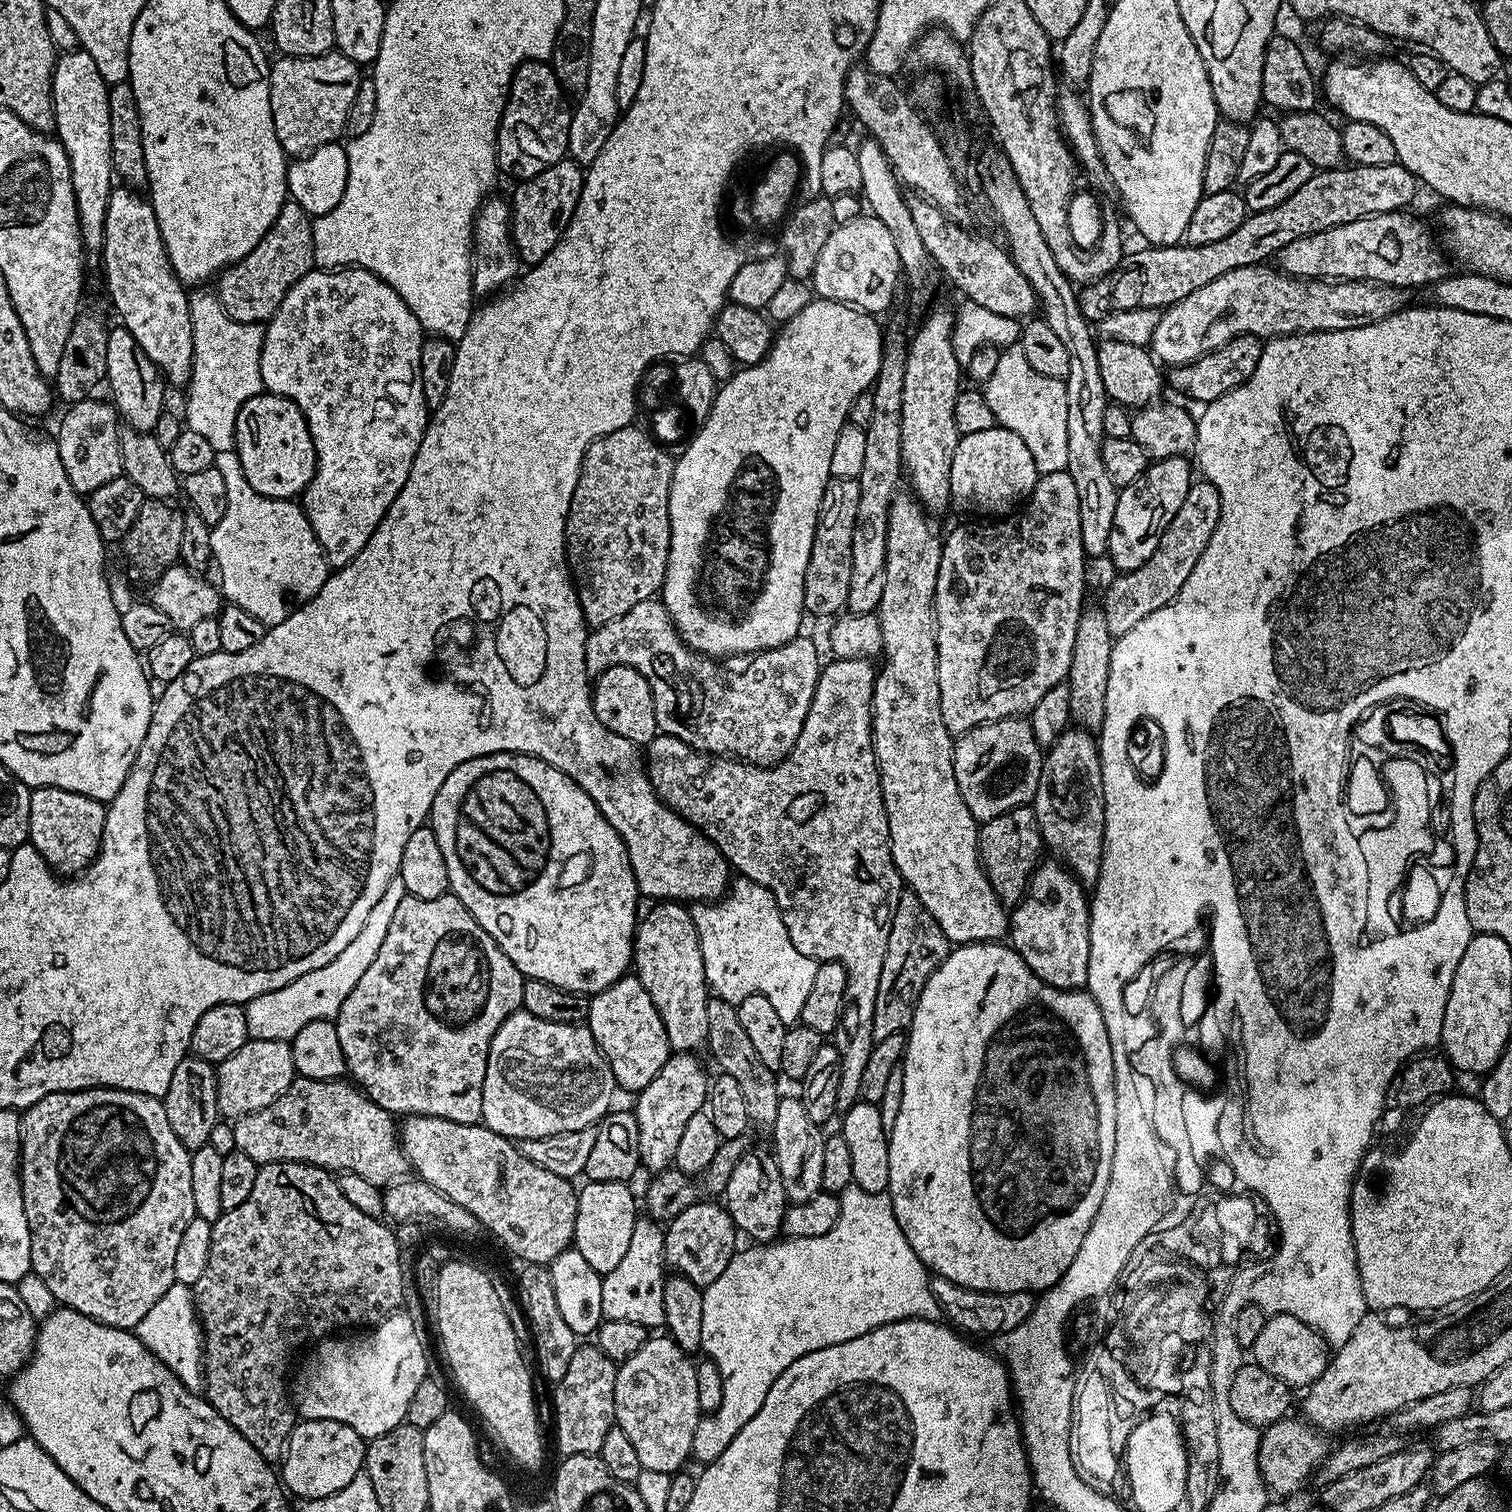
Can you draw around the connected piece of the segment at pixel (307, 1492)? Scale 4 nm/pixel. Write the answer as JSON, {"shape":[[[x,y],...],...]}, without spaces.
{"shape":[[[301,1419],[288,1436],[288,1447],[278,1468],[283,1487],[291,1495],[300,1496],[301,1501],[326,1498],[354,1482],[364,1466],[365,1447],[365,1439],[342,1422]]]}

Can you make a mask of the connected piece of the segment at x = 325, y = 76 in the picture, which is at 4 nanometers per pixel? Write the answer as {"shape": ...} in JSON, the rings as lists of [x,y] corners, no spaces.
{"shape":[[[339,50],[323,52],[320,56],[281,55],[279,59],[268,73],[274,130],[285,153],[299,158],[318,146],[333,143],[339,137],[336,135],[345,131],[344,123],[350,102],[354,102],[354,94],[358,94],[362,68]]]}

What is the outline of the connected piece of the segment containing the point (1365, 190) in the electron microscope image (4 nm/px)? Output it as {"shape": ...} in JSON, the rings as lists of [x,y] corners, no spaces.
{"shape":[[[1399,162],[1386,166],[1341,166],[1313,171],[1306,186],[1294,190],[1286,202],[1270,210],[1245,215],[1242,226],[1234,230],[1222,242],[1210,242],[1206,246],[1190,246],[1185,249],[1186,268],[1195,274],[1195,287],[1206,286],[1222,274],[1239,268],[1260,266],[1267,258],[1275,257],[1282,246],[1303,236],[1321,232],[1346,222],[1361,220],[1387,212],[1407,209],[1408,203],[1416,196],[1418,181],[1408,168]]]}

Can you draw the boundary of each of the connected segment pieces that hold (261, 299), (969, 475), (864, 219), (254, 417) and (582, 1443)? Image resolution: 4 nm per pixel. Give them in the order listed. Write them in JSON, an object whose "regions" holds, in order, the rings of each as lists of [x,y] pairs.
{"regions":[[[[287,199],[278,210],[278,218],[266,230],[262,242],[246,254],[237,264],[219,273],[220,305],[230,318],[247,324],[264,324],[272,319],[273,314],[282,306],[282,298],[308,272],[314,268],[314,234],[312,233],[313,217],[308,215],[298,202]]],[[[997,426],[990,430],[978,430],[978,434],[961,436],[954,450],[954,462],[950,466],[951,503],[957,504],[964,512],[977,512],[980,518],[1003,518],[1031,496],[1038,479],[1036,468],[1038,462],[1030,454],[1028,444],[1009,428]]],[[[861,214],[856,220],[838,224],[830,238],[826,238],[826,246],[822,246],[822,254],[818,254],[818,266],[814,266],[810,284],[819,299],[836,300],[839,304],[859,308],[861,312],[881,314],[891,306],[896,279],[900,280],[901,276],[893,236],[878,217]]],[[[261,394],[238,410],[234,451],[242,462],[246,482],[266,498],[299,497],[316,473],[316,451],[302,410],[284,396]]],[[[597,1343],[577,1345],[566,1374],[553,1385],[556,1446],[561,1457],[588,1453],[599,1455],[604,1450],[605,1438],[617,1425],[614,1386],[618,1368],[617,1361],[610,1359]]]]}

